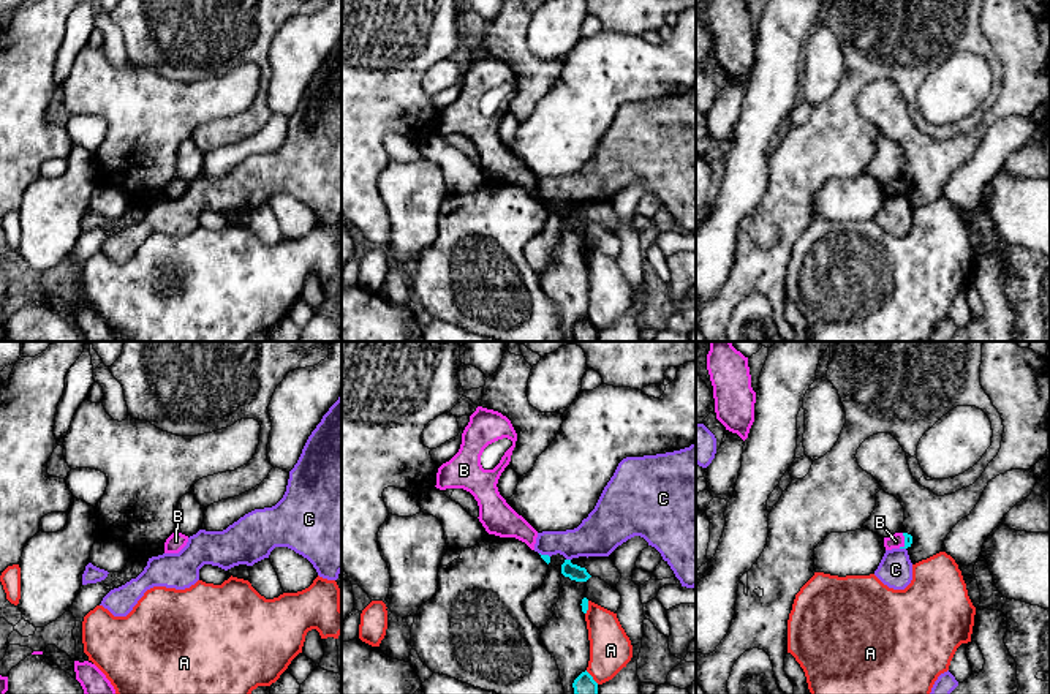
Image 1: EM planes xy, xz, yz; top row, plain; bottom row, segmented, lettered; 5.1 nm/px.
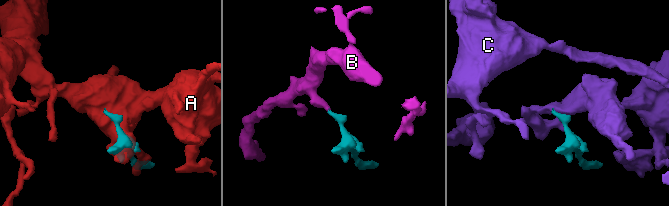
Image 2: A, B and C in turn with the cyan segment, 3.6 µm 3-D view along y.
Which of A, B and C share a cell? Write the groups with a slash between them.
A / B / C

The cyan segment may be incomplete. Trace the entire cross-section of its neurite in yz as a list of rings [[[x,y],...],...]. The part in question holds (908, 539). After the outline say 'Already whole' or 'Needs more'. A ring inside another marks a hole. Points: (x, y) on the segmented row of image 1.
[[[895,533],[889,537],[884,537],[886,550],[892,549],[908,549],[912,544],[912,536],[908,533]]]. Needs more

